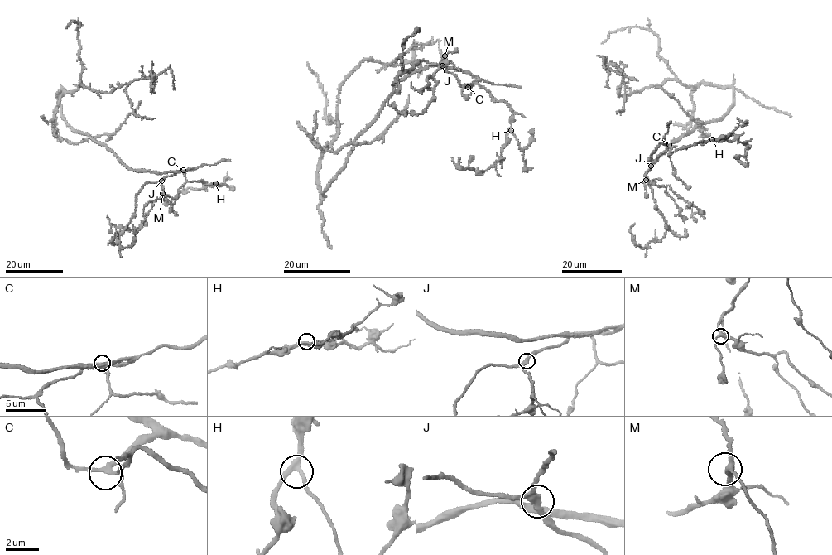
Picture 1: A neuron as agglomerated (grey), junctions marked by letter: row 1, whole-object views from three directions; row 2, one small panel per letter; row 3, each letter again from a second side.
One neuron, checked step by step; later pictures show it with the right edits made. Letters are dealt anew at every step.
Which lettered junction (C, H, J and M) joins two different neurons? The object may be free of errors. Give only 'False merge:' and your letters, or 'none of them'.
False merge: none of them

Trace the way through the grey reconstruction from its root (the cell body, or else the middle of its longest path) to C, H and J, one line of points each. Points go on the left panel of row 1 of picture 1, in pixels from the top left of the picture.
C: (93, 139), (110, 149), (119, 161), (137, 171), (164, 173), (191, 170), (183, 170)
H: (93, 139), (137, 171), (164, 173), (190, 169), (184, 171), (187, 181), (218, 185), (215, 183)
J: (93, 139), (110, 149), (119, 161), (137, 171), (164, 173), (191, 170), (178, 171), (161, 180)

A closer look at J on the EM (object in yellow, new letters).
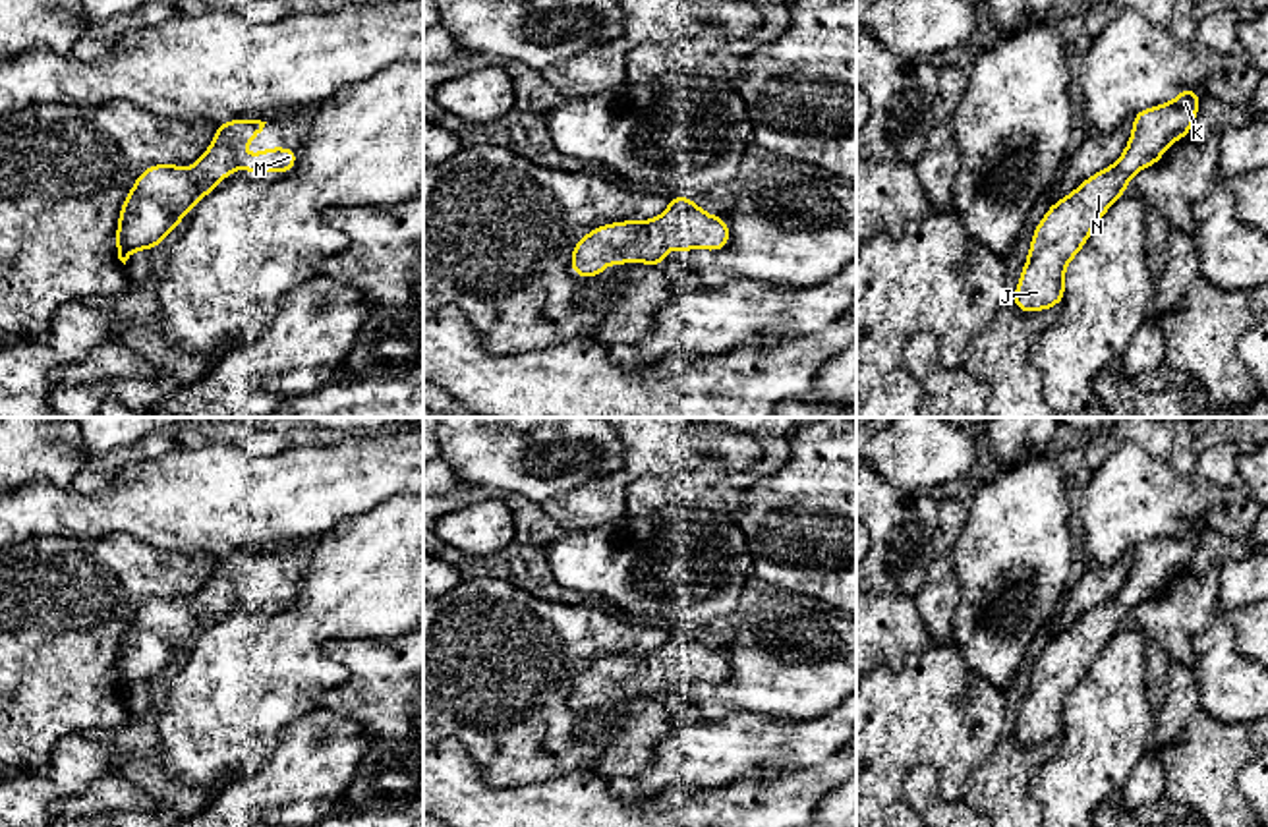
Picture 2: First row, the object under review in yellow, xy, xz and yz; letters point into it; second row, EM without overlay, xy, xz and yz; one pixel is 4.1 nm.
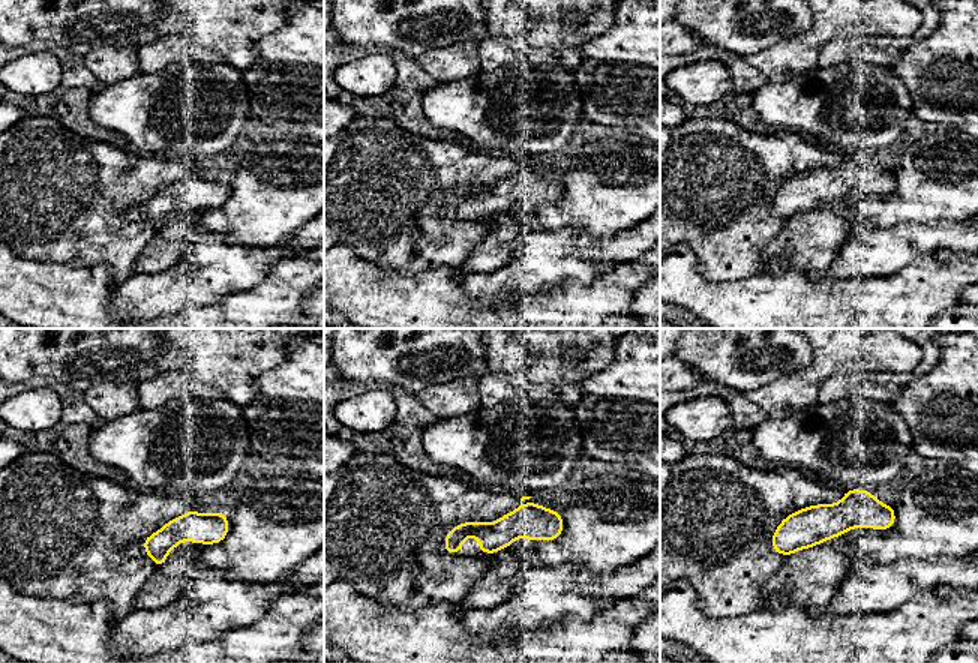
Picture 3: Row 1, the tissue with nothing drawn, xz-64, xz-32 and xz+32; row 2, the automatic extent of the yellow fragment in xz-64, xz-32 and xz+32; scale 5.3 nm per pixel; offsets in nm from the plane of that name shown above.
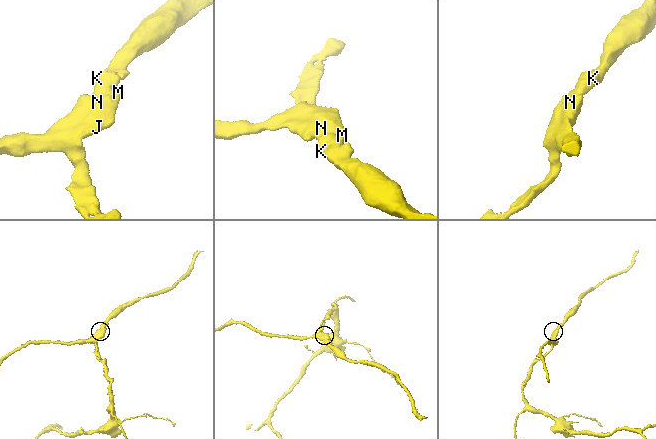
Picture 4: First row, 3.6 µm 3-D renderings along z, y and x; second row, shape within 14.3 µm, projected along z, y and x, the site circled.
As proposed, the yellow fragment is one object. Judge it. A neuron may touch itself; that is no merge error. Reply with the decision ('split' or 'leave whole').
leave whole

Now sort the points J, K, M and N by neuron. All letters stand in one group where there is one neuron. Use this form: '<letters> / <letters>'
J K M N

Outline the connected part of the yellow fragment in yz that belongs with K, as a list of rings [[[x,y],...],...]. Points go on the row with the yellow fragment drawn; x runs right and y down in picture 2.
[[[1181,89],[1162,104],[1138,110],[1119,160],[1092,174],[1050,205],[1036,224],[1013,303],[1023,313],[1046,311],[1065,298],[1065,269],[1088,242],[1106,211],[1125,195],[1137,172],[1158,164],[1171,143],[1191,133],[1202,93]]]

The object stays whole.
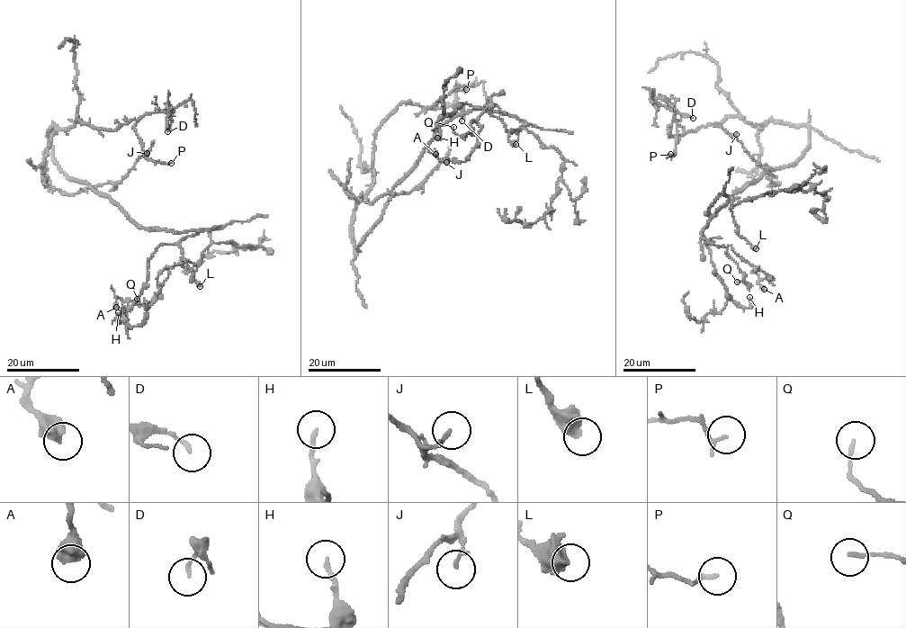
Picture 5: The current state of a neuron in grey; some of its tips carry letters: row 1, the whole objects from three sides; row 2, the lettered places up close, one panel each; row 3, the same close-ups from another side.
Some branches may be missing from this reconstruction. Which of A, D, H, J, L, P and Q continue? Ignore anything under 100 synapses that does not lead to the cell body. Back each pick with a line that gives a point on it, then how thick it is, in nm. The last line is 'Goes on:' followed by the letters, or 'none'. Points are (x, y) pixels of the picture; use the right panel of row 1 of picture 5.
Goes on: none

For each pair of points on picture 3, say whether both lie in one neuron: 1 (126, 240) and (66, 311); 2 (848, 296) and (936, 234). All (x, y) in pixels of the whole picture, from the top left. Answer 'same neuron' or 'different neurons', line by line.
1: different neurons
2: different neurons

